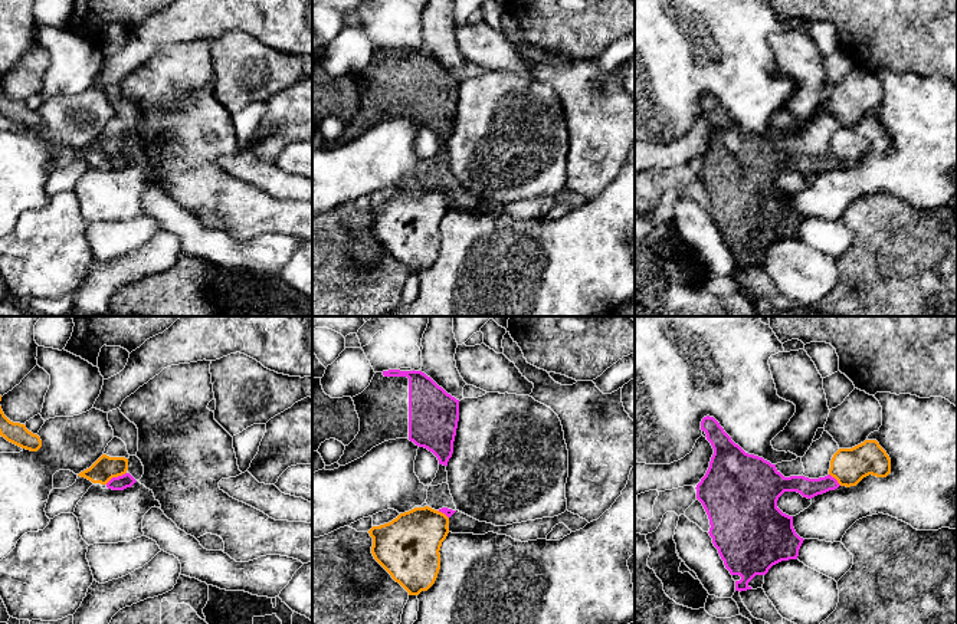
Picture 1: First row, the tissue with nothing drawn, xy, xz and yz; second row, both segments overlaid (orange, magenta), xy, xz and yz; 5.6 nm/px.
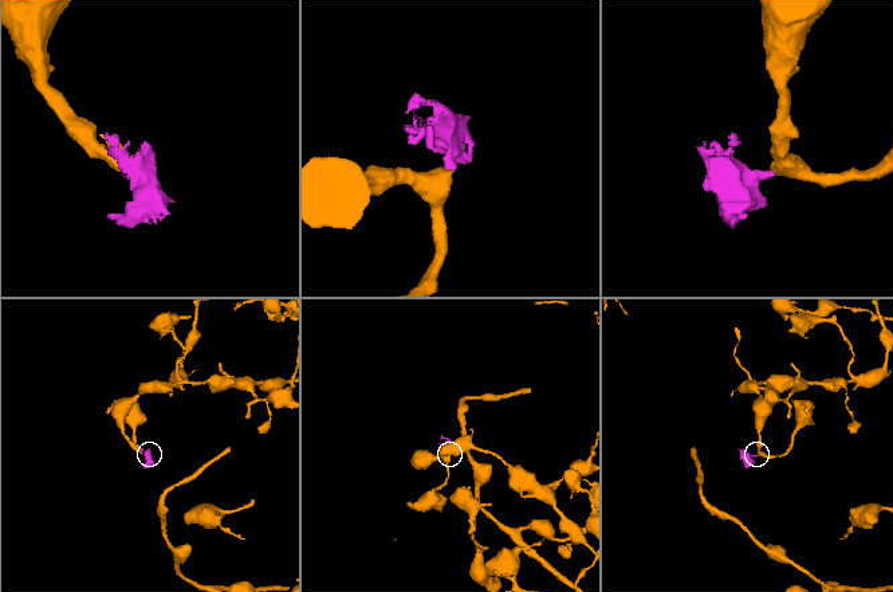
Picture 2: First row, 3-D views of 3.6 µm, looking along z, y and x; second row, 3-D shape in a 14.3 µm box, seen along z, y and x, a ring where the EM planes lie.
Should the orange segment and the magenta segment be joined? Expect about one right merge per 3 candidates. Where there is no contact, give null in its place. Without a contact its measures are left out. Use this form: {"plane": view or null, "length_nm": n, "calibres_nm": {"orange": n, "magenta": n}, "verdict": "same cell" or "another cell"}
{"plane": "xy", "length_nm": 140, "calibres_nm": {"orange": 140, "magenta": 80}, "verdict": "another cell"}

